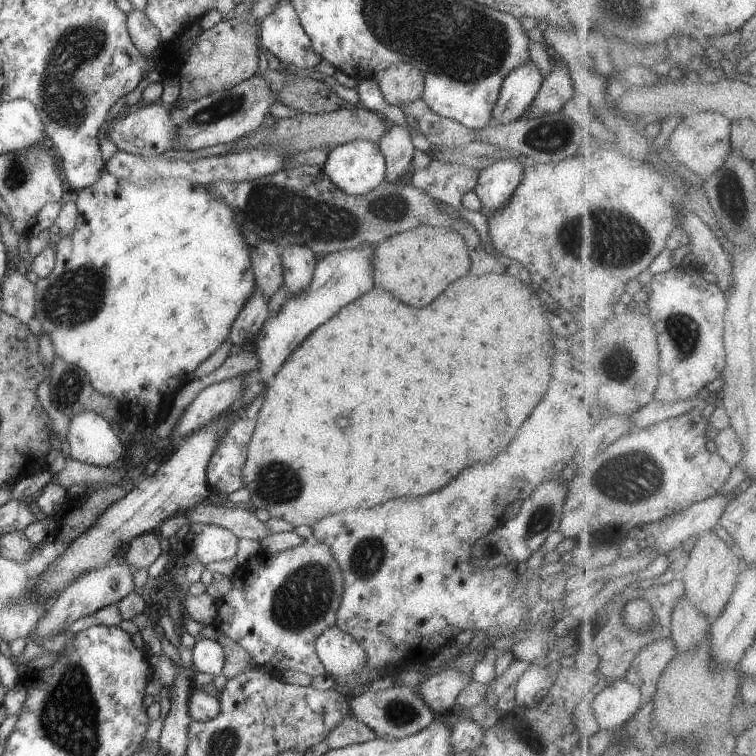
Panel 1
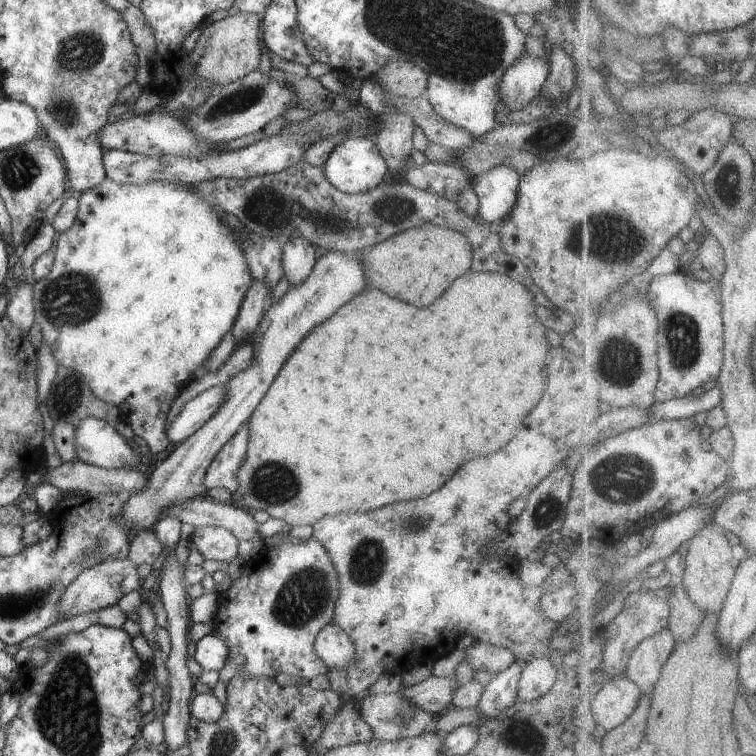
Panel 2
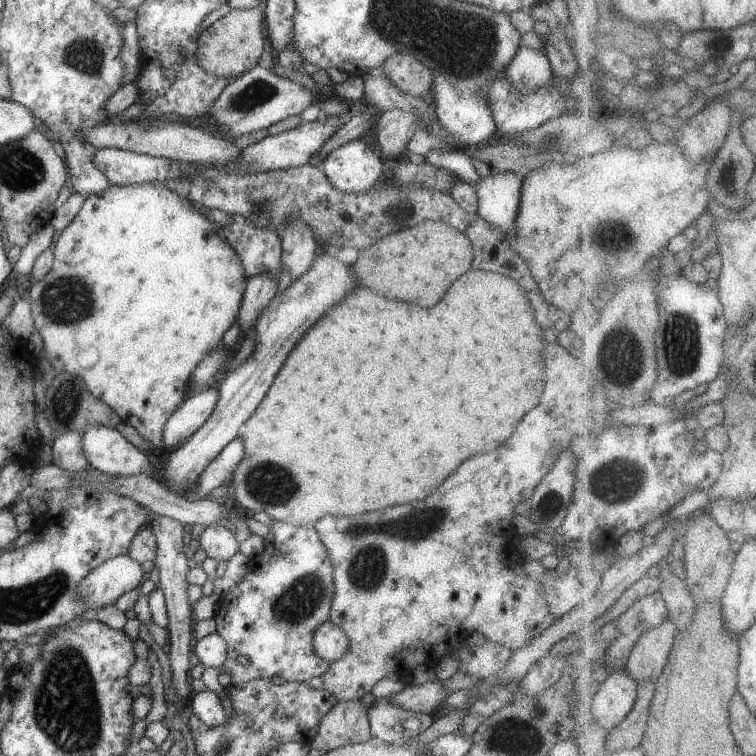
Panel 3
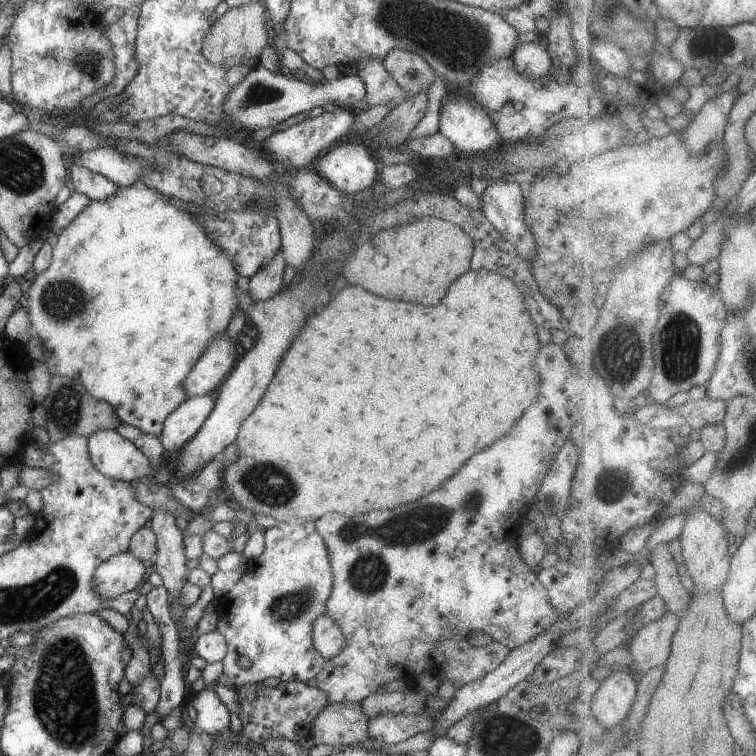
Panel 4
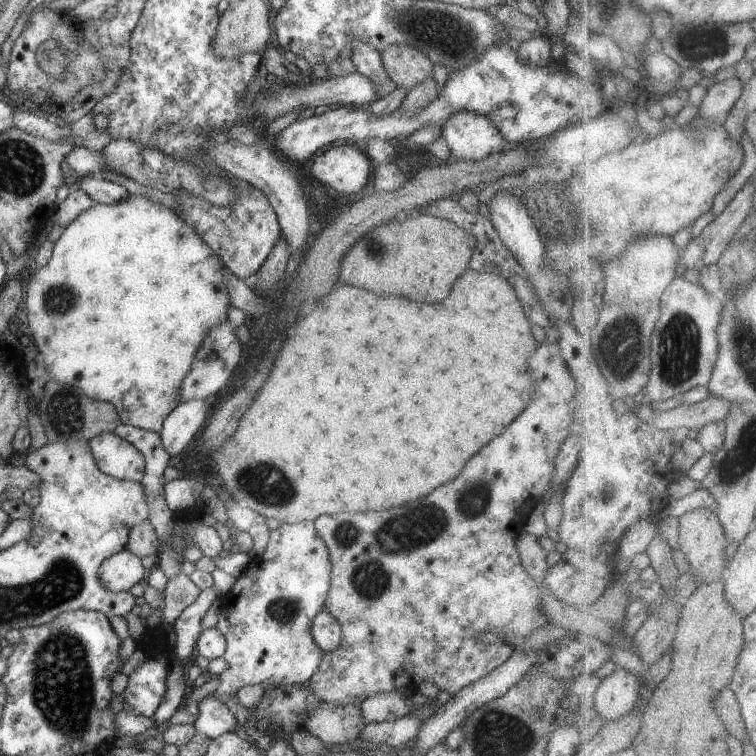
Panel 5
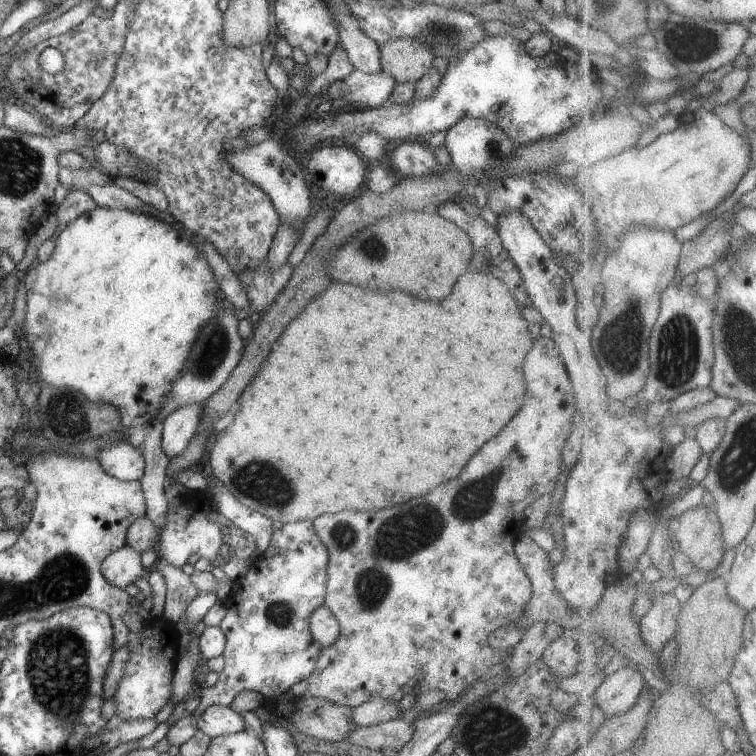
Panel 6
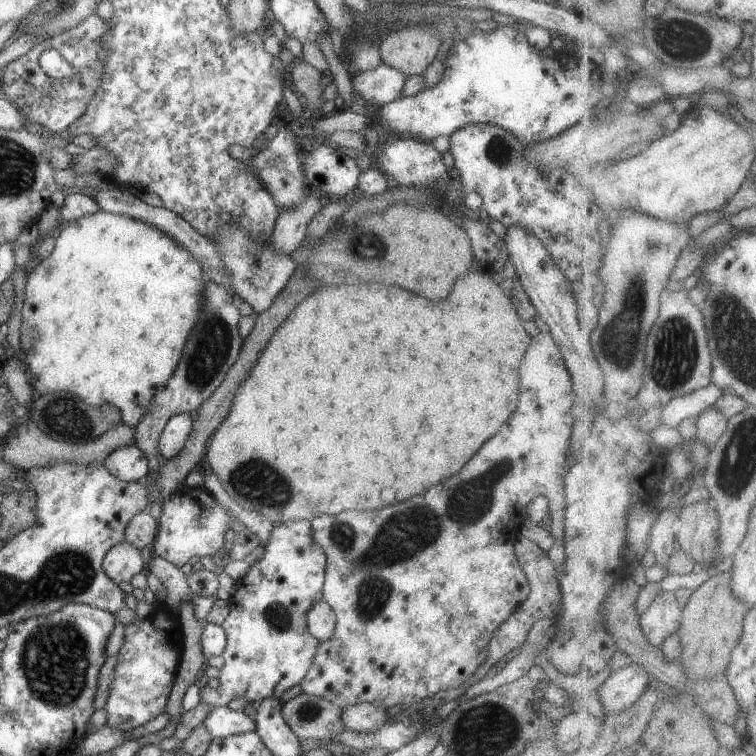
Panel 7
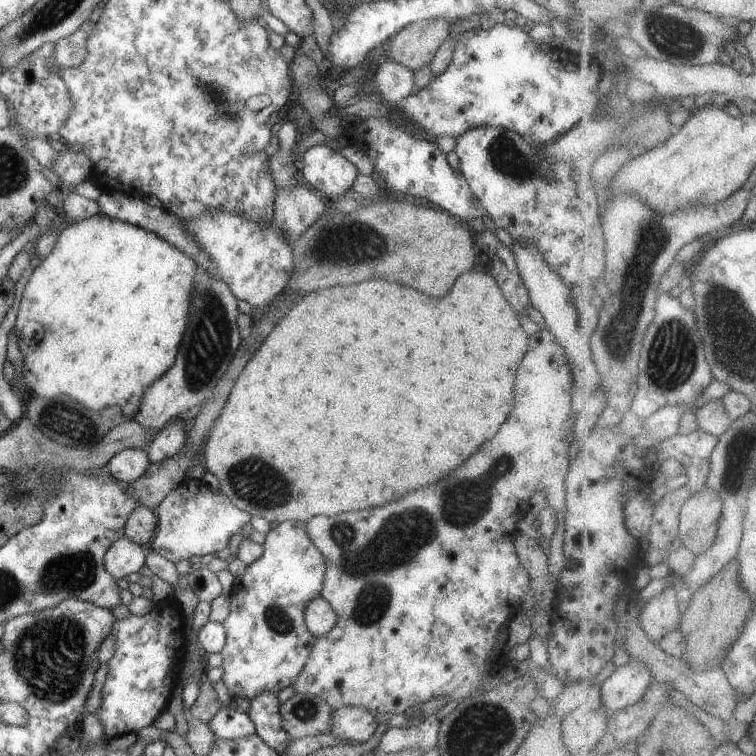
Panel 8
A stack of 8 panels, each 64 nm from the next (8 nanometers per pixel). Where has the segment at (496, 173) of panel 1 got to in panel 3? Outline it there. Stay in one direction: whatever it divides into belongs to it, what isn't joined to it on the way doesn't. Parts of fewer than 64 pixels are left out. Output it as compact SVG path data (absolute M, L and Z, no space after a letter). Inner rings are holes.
M492 169L476 184L478 216L500 228L507 236L514 232L516 216L520 212L522 183L522 178L512 172L496 174Z

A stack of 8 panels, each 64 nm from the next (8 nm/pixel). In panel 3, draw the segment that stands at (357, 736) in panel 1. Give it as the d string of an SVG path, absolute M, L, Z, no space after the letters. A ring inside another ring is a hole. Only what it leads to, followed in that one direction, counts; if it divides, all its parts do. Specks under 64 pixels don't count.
M339 701L320 721L318 732L310 743L316 750L334 750L344 745L368 743L371 739L371 729L368 721L367 708L361 701Z

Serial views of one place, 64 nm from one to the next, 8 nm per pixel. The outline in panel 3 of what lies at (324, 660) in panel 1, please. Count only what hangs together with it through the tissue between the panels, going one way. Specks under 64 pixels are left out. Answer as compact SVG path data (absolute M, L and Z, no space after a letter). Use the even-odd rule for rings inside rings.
M329 620L321 624L314 633L314 652L328 663L339 661L349 651L346 633Z

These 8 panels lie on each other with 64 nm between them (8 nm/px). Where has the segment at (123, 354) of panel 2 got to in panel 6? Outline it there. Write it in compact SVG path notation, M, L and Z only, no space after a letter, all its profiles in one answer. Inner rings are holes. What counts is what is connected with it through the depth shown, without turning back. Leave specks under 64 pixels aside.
M97 207L86 214L82 214L72 223L62 227L62 232L55 242L55 250L46 262L36 262L24 274L20 275L25 286L27 300L26 319L23 323L21 340L24 348L30 350L30 361L35 369L38 368L44 382L52 386L70 386L84 394L84 398L90 403L114 406L122 415L122 426L126 428L146 426L152 424L162 408L164 396L172 390L172 382L182 374L186 368L186 360L190 356L192 344L198 338L200 328L214 318L214 312L218 312L218 302L223 300L222 290L218 282L214 280L214 272L204 258L204 254L198 250L198 246L190 244L190 238L180 234L176 228L172 228L170 222L156 218L152 214L134 212L134 210L112 210L110 208Z

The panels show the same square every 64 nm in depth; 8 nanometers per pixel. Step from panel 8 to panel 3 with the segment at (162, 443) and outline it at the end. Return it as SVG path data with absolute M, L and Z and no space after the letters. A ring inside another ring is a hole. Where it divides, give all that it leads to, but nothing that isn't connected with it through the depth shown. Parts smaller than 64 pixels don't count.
M210 386L190 397L178 407L166 421L163 430L165 446L179 447L190 438L207 420L215 409L219 390Z

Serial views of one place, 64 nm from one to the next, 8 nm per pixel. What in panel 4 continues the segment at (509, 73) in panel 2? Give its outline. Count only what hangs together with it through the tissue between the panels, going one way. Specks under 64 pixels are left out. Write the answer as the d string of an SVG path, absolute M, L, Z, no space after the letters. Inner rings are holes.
M542 38L538 43L517 43L512 52L512 62L518 68L520 74L528 74L532 78L542 78L548 74L555 74L554 64L548 54L545 40Z

